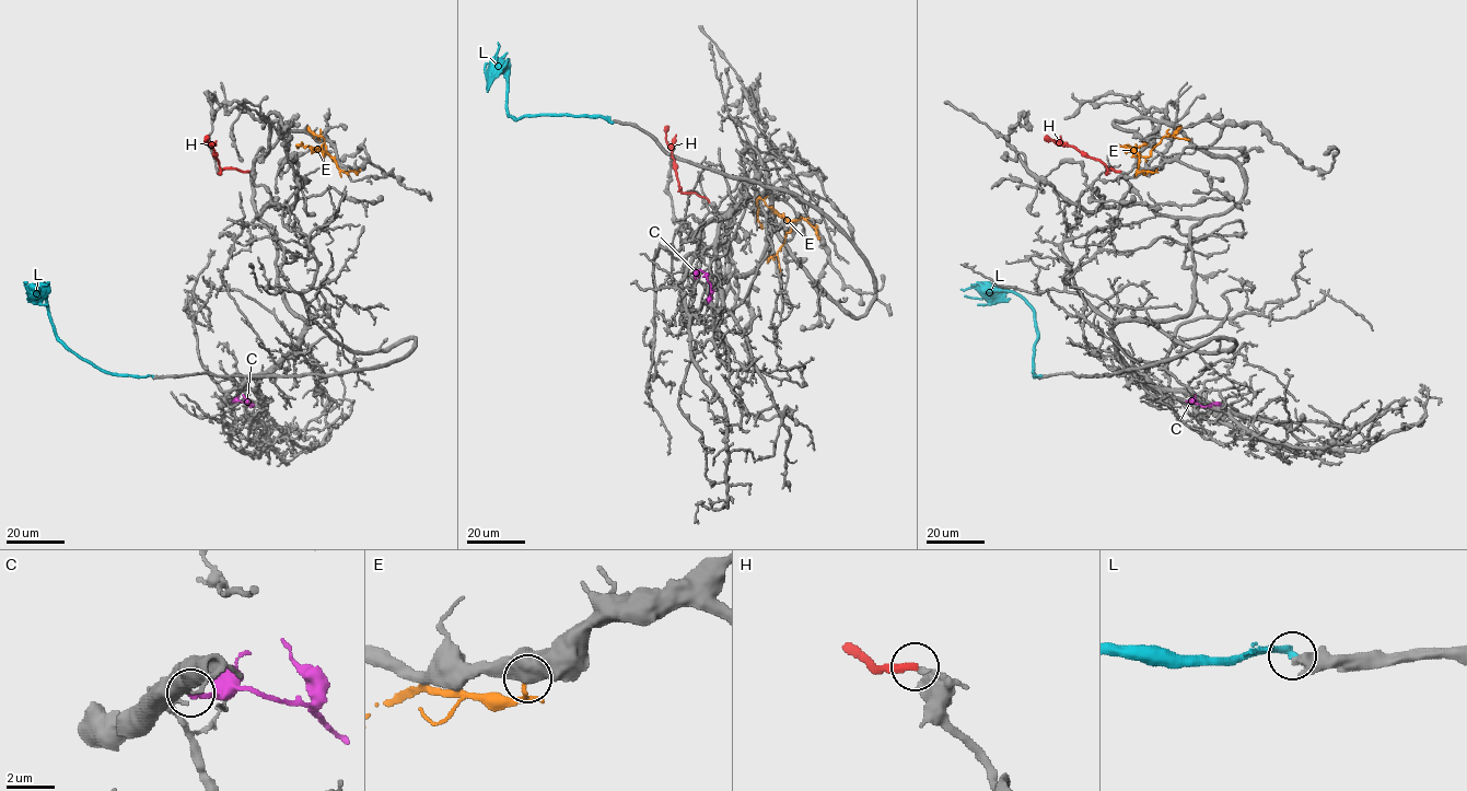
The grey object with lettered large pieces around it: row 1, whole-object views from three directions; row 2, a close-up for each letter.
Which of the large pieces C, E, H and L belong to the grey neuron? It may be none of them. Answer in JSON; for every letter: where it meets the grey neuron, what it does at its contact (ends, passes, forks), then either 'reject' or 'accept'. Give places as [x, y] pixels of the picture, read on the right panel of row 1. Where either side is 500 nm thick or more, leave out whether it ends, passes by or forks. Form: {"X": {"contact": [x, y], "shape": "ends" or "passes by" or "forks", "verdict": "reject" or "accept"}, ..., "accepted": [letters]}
{"C": {"contact": [1186, 400], "shape": "ends", "verdict": "reject"}, "E": {"contact": [1155, 170], "verdict": "reject"}, "H": {"contact": [1120, 171], "shape": "ends", "verdict": "accept"}, "L": {"contact": [1040, 376], "shape": "ends", "verdict": "reject"}, "accepted": ["H"]}

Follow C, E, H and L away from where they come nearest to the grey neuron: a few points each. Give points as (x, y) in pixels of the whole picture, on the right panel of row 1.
C: (1186, 400), (1202, 406), (1220, 404)
E: (1155, 170), (1138, 172), (1139, 155), (1131, 149), (1116, 146), (1137, 148), (1147, 143)
H: (1120, 171), (1109, 170), (1061, 141), (1044, 138)
L: (1040, 376), (1033, 371), (1037, 336), (1033, 309), (1019, 295), (1004, 290), (991, 290), (982, 298), (964, 295)

